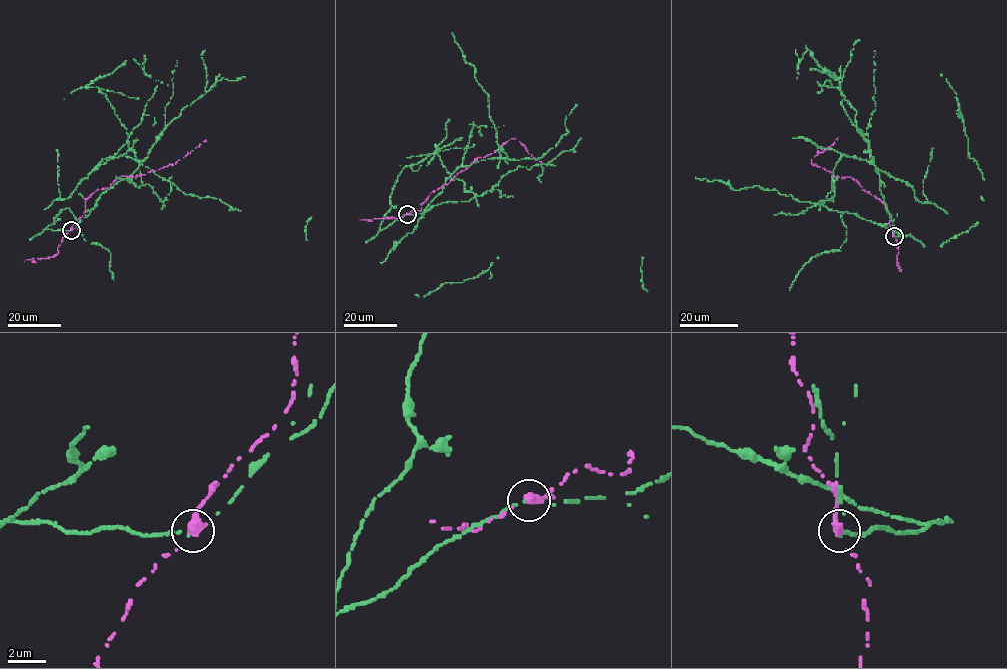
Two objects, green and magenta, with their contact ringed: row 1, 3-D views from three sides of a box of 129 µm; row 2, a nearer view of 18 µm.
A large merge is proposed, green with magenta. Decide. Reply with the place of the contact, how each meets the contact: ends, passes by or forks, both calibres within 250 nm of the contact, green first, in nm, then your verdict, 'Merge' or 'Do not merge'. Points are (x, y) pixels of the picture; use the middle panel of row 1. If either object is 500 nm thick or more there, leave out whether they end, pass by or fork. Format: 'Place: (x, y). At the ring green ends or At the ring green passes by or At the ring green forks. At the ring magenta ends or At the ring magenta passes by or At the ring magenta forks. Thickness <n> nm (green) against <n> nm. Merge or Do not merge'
Place: (407, 214). Thickness 160 nm (green) against 500 nm. Do not merge

